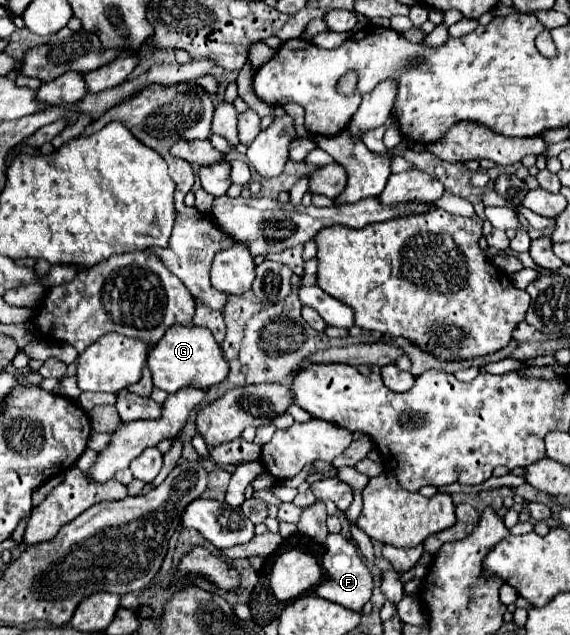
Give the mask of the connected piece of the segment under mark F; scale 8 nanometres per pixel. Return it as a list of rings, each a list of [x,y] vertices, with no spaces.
[[[329,535],[325,541],[325,555],[321,559],[323,569],[327,573],[327,581],[315,589],[319,597],[325,597],[331,603],[343,605],[351,611],[361,611],[361,607],[371,599],[373,593],[373,575],[363,563],[357,545],[351,539],[345,539],[343,535]]]

